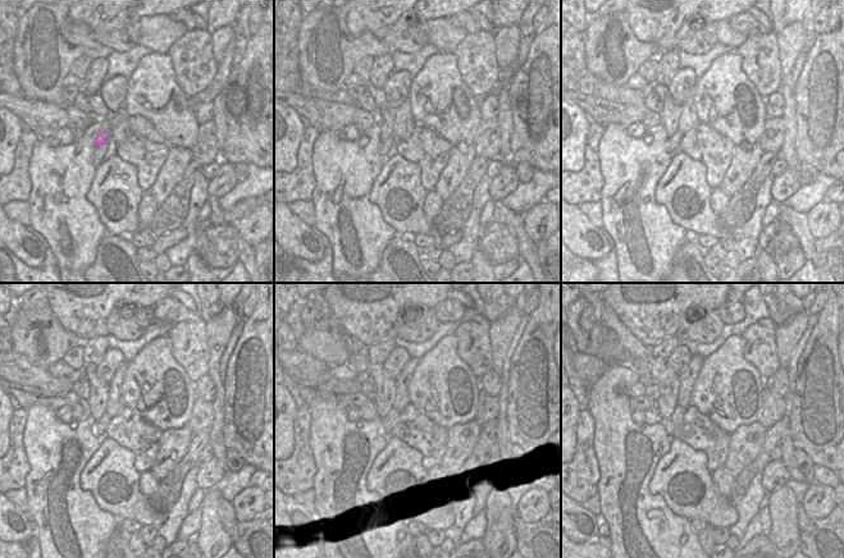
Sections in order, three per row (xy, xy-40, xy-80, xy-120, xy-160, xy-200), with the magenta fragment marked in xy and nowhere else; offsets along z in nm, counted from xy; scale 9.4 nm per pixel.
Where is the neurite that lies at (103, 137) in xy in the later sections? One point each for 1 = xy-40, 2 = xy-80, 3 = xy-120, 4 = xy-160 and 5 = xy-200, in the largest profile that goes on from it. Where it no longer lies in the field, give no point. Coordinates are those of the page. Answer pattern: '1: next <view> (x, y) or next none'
1: next xy-40 (384, 118)
2: next xy-80 (670, 114)
3: next xy-120 (99, 390)
4: next xy-160 (386, 387)
5: next xy-200 (669, 383)

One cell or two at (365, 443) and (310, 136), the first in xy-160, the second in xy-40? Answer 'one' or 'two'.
two

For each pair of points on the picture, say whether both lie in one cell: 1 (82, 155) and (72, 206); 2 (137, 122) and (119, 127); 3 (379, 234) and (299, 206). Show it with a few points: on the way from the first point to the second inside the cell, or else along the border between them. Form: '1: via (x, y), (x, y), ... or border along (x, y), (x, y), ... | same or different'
1: via (72, 168), (72, 193) | same
2: border along (127, 117), (127, 123), (133, 133) | different
3: border along (310, 201), (314, 206), (315, 225) | different

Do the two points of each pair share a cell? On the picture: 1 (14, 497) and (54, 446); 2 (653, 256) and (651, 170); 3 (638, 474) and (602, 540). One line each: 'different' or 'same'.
1: different
2: same
3: different

